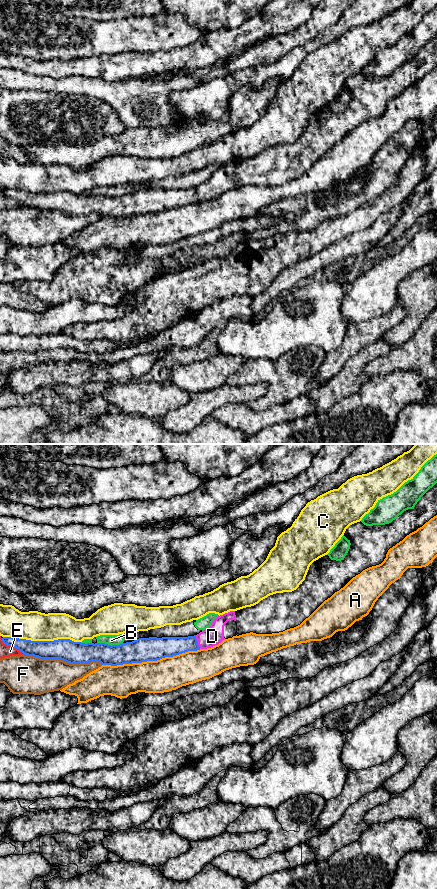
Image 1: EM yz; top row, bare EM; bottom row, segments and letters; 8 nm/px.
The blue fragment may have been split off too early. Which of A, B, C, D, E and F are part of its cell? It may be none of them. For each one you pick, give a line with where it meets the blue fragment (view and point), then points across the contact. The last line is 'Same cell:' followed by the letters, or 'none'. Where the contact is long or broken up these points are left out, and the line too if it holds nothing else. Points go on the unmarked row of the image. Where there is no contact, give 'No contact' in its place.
D: Touches blue at yz (197, 194). Path across: yz (167, 198), (197, 194), (212, 188)
Same cell: D

